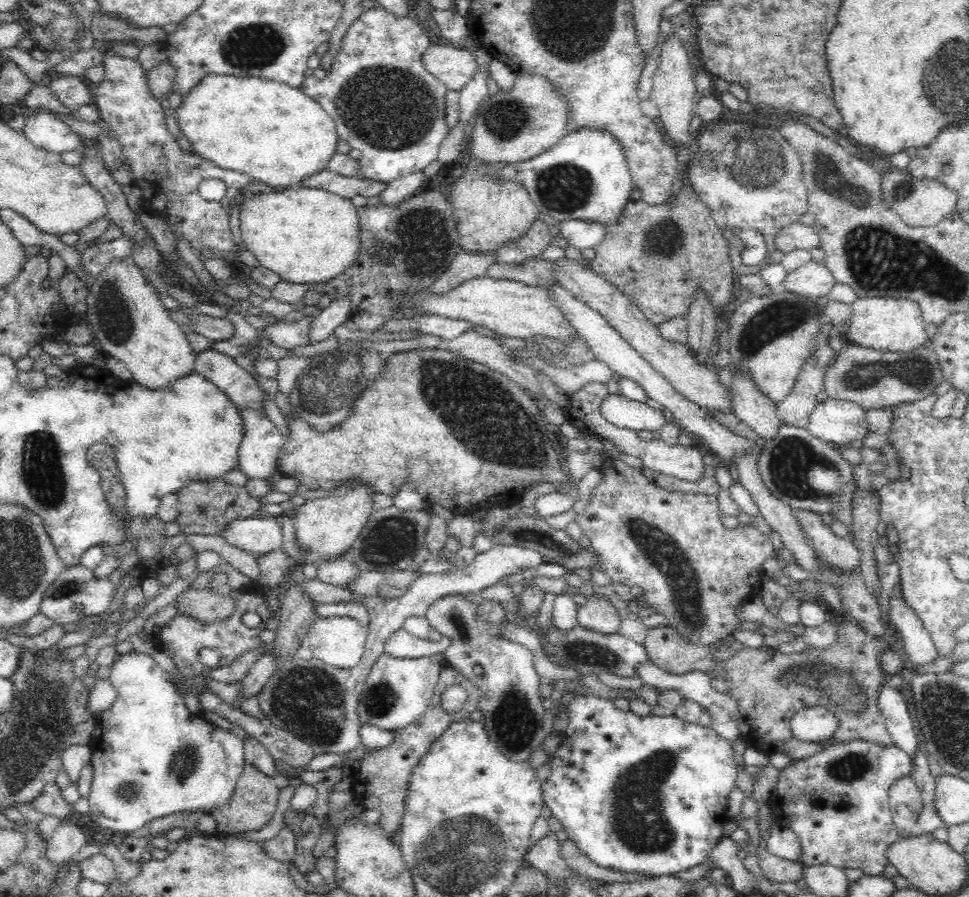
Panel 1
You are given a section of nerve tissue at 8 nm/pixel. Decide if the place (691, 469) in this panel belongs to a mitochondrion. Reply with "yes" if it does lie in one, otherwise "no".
no

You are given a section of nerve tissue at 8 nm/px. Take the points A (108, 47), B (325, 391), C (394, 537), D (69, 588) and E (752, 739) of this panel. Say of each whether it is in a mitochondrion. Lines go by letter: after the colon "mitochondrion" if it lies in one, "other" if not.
A: other
B: mitochondrion
C: mitochondrion
D: mitochondrion
E: other

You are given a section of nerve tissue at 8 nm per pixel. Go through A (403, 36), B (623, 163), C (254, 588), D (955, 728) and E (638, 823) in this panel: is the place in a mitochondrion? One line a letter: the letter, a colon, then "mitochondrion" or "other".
A: other
B: other
C: other
D: mitochondrion
E: mitochondrion

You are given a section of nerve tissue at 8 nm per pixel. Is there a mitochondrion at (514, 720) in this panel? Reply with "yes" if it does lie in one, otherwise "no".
yes

